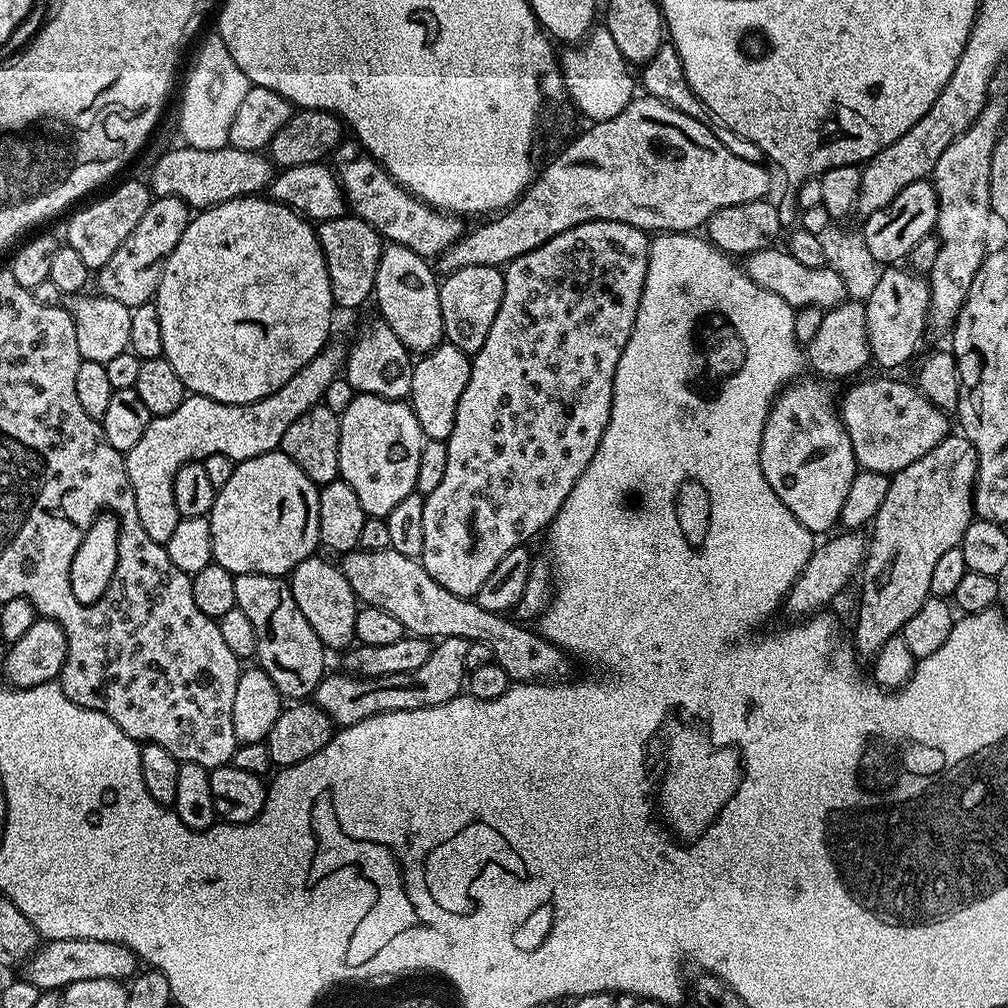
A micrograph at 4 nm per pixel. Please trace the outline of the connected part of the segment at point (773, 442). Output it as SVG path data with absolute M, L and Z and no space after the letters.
M816 378L803 379L797 379L772 405L772 413L762 430L760 465L766 482L770 482L770 490L774 490L778 498L782 498L790 514L794 514L794 518L798 518L798 522L802 522L806 530L813 534L831 533L831 528L840 524L843 502L846 501L851 483L858 473L858 465L847 430L840 420L837 401L832 401L832 392L827 388L829 385Z

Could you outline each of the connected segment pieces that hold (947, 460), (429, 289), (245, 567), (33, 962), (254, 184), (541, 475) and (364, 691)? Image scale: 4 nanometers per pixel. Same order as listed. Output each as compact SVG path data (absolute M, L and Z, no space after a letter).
M962 434L947 435L928 454L922 455L922 458L891 477L886 498L870 524L872 540L870 536L862 565L864 581L860 584L860 609L856 612L856 640L854 639L857 657L876 656L890 638L900 634L906 622L910 622L910 618L920 609L922 602L928 600L930 578L934 574L938 558L942 558L946 550L960 546L966 530L973 522L972 490L975 487L976 451Z
M388 244L374 278L374 305L380 311L379 319L387 322L412 354L423 354L445 343L438 276L428 264L431 263L414 254L414 250L401 244Z
M275 451L267 452L261 456L255 456L249 460L239 461L234 470L234 474L226 481L226 486L222 486L216 494L216 501L212 511L208 513L210 522L210 534L212 535L212 559L220 564L226 570L230 570L233 576L249 576L250 574L266 574L267 576L287 577L306 557L313 555L321 547L320 535L318 534L318 498L320 497L320 488L313 480L306 478L298 466L294 466L292 459L285 452Z
M62 938L41 943L24 961L22 971L23 979L38 986L41 992L54 992L68 988L74 982L90 982L90 978L131 981L138 971L138 957L125 944L90 938Z
M231 146L218 150L179 147L162 153L152 168L150 187L156 196L173 196L189 209L203 210L234 198L255 196L271 185L274 165L263 151L238 150Z
M595 220L582 222L538 246L538 250L530 250L530 254L522 254L514 258L503 269L504 297L502 306L498 306L498 318L494 318L494 326L490 326L490 334L486 334L486 342L482 342L482 350L471 357L472 369L470 382L466 382L466 390L462 390L462 398L458 398L458 414L454 418L454 430L446 441L446 475L440 485L429 496L424 497L422 510L422 554L418 558L423 564L426 574L438 582L438 586L446 586L450 594L458 594L474 598L482 589L482 584L490 578L498 562L509 554L510 550L520 545L527 545L531 536L545 531L555 520L562 502L566 502L566 494L574 490L574 482L582 478L582 470L590 466L590 458L594 458L594 450L598 450L598 442L602 442L602 434L606 434L606 426L610 422L612 395L614 394L614 374L618 370L618 358L622 358L622 350L626 350L626 342L634 330L634 318L638 314L638 302L642 298L642 290L646 282L646 266L648 265L649 233L634 226L626 226L626 222L610 222Z
M446 638L439 641L433 647L430 658L426 658L423 666L418 670L410 670L410 674L382 674L381 676L353 676L337 670L333 674L325 674L320 679L314 693L314 703L327 714L333 725L347 726L354 722L362 722L371 716L377 716L383 712L397 712L398 710L414 710L426 706L438 706L442 702L450 702L453 698L461 695L466 684L466 677L470 669L466 666L466 650L470 641L466 638Z

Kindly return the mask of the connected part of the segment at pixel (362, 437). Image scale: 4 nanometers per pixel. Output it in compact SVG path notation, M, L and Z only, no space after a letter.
M365 392L353 395L350 406L339 413L340 441L338 442L338 462L340 463L339 479L347 482L350 490L358 494L362 502L365 517L378 516L387 518L390 510L402 502L409 494L416 491L418 478L418 458L422 455L422 446L426 439L422 426L414 414L411 403L402 400L387 400Z

